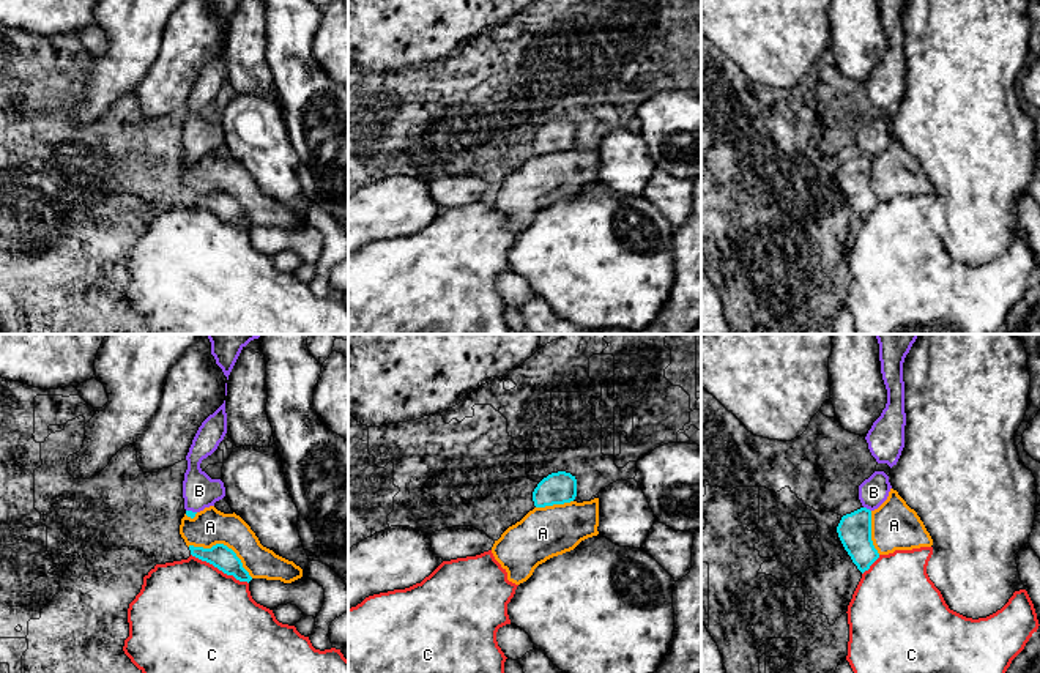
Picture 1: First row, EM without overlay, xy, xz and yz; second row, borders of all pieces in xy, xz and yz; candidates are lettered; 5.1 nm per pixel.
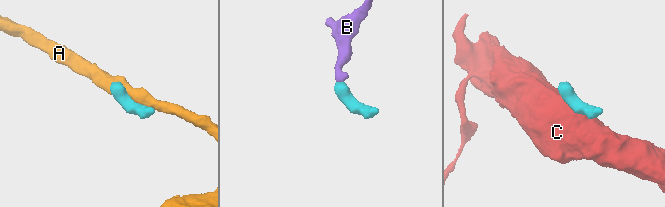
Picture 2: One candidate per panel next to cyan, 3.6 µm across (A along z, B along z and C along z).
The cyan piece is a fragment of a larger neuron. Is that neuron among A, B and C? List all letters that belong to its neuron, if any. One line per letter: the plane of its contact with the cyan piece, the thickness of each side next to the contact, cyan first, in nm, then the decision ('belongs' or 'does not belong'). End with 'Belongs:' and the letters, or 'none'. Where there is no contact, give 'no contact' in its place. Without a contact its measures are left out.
A: xy | 120/190 nm | does not belong
B: yz | 180/150 nm | belongs
C: xy | 120/500 nm | does not belong
Belongs: B

